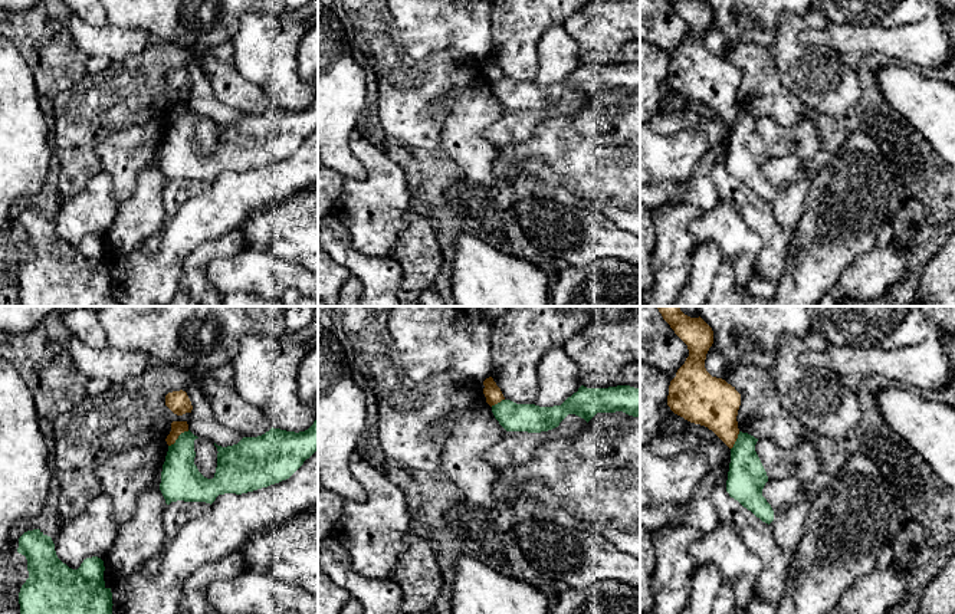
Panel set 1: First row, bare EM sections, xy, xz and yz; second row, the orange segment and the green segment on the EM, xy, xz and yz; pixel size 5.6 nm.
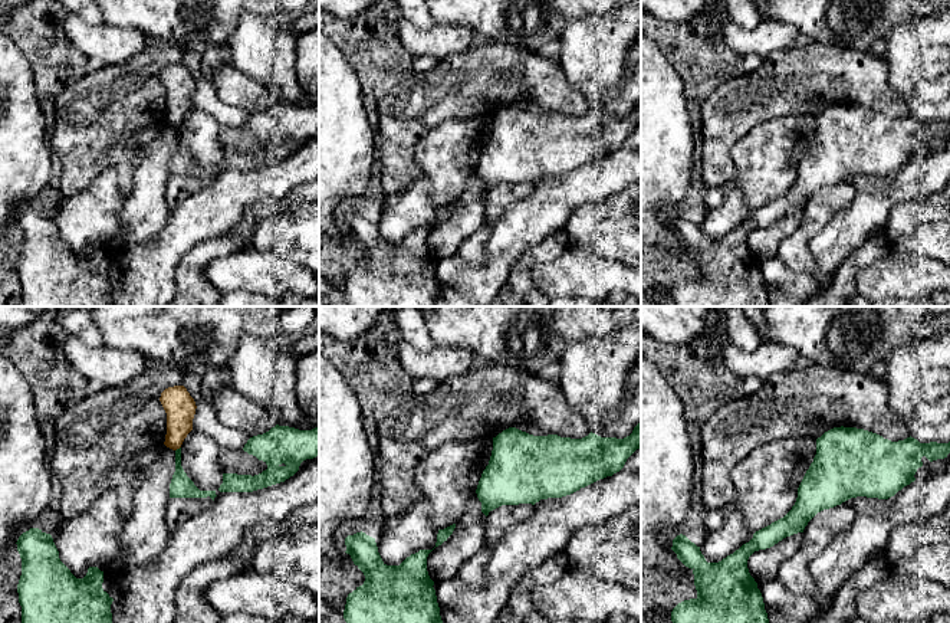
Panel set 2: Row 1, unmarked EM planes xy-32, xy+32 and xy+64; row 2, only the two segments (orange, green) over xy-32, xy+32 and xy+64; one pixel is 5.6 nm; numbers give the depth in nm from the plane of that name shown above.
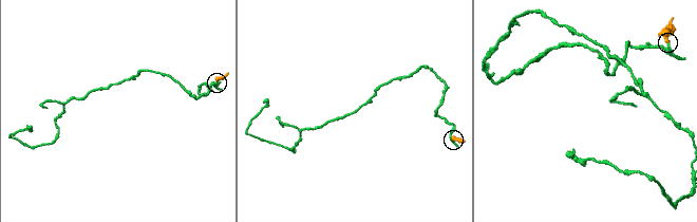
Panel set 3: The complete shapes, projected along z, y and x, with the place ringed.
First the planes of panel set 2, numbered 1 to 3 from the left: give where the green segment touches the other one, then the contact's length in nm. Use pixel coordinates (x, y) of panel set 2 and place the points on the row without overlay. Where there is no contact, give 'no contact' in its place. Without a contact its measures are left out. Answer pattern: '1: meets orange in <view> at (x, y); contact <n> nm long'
1: meets orange in xy-32 at (177, 125); contact 40 nm long
2: no contact
3: no contact

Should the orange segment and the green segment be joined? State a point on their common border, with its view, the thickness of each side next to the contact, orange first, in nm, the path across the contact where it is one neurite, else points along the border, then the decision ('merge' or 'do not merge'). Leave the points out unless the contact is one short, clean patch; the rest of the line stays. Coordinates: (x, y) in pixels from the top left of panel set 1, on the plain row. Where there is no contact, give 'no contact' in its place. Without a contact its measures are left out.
meets orange in xy at (177, 115); 80 nm thick on the orange side, 220 nm on the other; border along xy (189, 108), (184, 108), (168, 124); do not merge

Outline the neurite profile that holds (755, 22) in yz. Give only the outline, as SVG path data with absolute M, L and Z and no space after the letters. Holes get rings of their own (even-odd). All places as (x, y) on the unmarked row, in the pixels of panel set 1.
M706 0L713 9L713 24L729 43L755 43L774 50L782 14L804 14L813 0Z

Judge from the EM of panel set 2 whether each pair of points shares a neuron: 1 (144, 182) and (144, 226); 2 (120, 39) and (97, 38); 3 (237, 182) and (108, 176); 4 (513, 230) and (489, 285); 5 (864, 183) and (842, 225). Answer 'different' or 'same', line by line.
1: same
2: same
3: different
4: same
5: different

